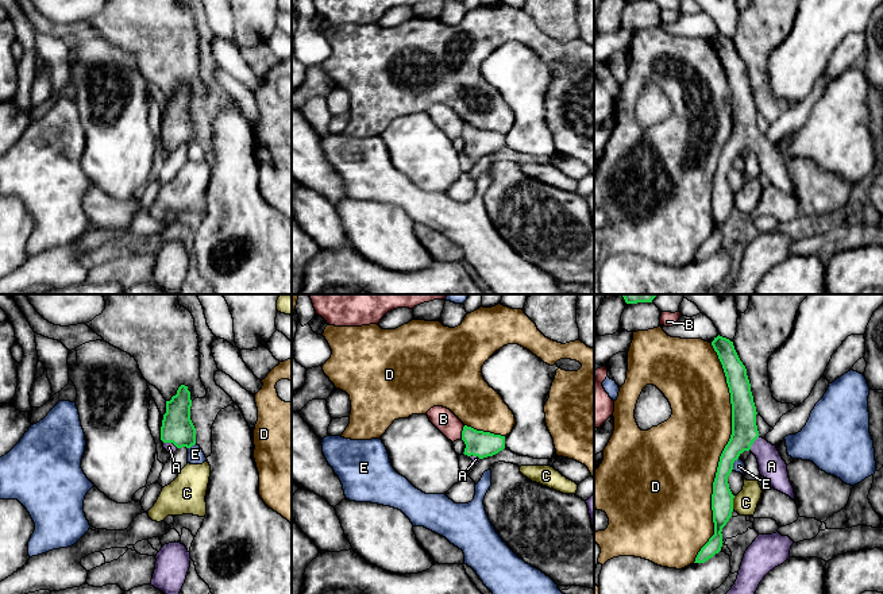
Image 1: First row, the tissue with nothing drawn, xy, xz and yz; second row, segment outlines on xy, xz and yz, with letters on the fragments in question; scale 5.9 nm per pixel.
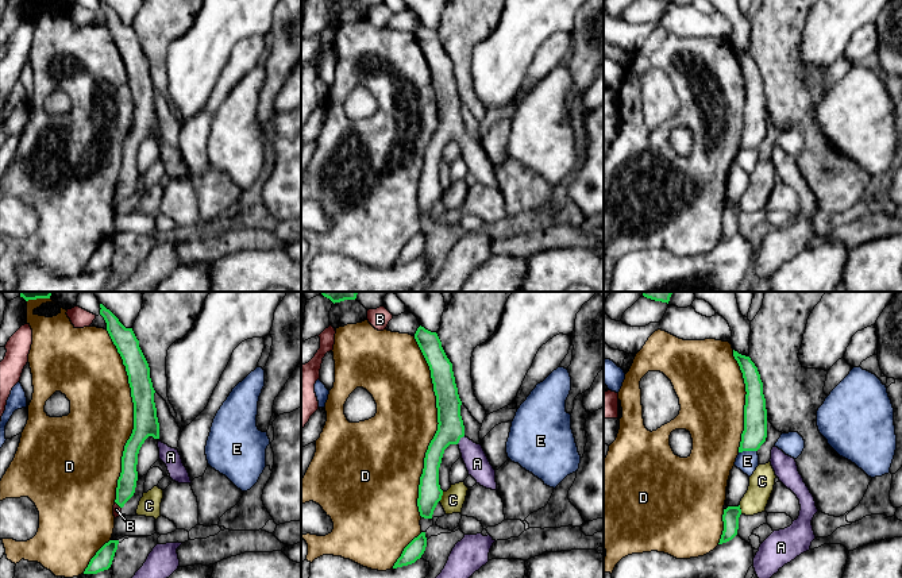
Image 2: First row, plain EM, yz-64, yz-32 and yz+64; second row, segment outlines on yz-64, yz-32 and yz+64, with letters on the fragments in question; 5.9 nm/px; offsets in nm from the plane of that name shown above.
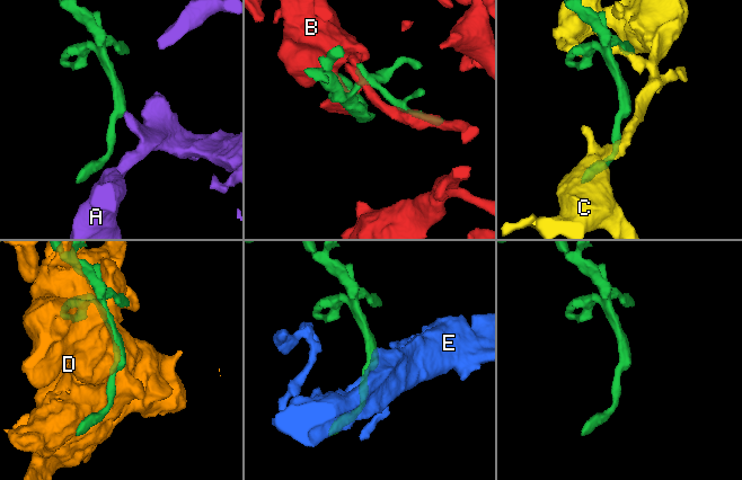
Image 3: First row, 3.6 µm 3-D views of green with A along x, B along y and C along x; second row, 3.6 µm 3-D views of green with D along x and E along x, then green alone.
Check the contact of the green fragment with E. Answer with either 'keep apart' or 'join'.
keep apart

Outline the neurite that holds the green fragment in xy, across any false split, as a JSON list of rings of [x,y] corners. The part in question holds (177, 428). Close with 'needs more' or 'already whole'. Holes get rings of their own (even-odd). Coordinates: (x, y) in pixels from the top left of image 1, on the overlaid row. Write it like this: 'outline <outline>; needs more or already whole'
outline [[[181,385],[177,394],[166,401],[166,413],[161,427],[163,448],[171,455],[182,447],[190,448],[196,444],[196,428],[190,420],[190,392]]]; needs more

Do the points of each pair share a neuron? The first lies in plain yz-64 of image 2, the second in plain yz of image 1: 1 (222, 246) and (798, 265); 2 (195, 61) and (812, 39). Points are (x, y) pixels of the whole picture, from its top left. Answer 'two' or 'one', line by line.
1: two
2: one

